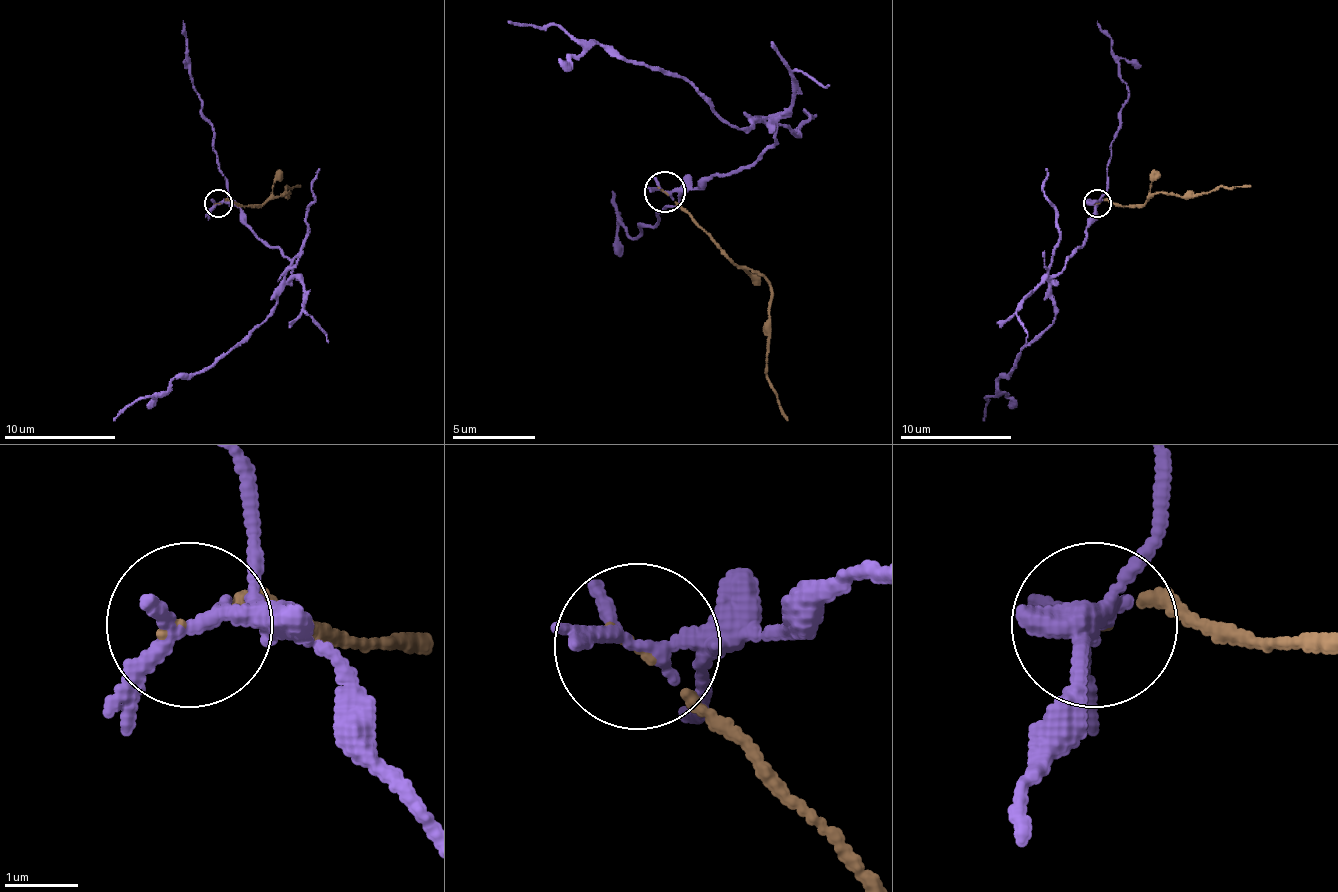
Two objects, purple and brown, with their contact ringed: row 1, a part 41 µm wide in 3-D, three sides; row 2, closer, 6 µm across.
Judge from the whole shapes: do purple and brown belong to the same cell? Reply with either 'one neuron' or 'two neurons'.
two neurons

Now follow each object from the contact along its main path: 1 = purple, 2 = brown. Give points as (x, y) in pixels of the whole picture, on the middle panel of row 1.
1: (665, 192), (686, 192), (753, 163), (774, 142), (770, 126), (736, 130), (686, 80), (586, 38), (507, 22)
2: (665, 192), (732, 259), (770, 284), (770, 342), (765, 380), (786, 422)

